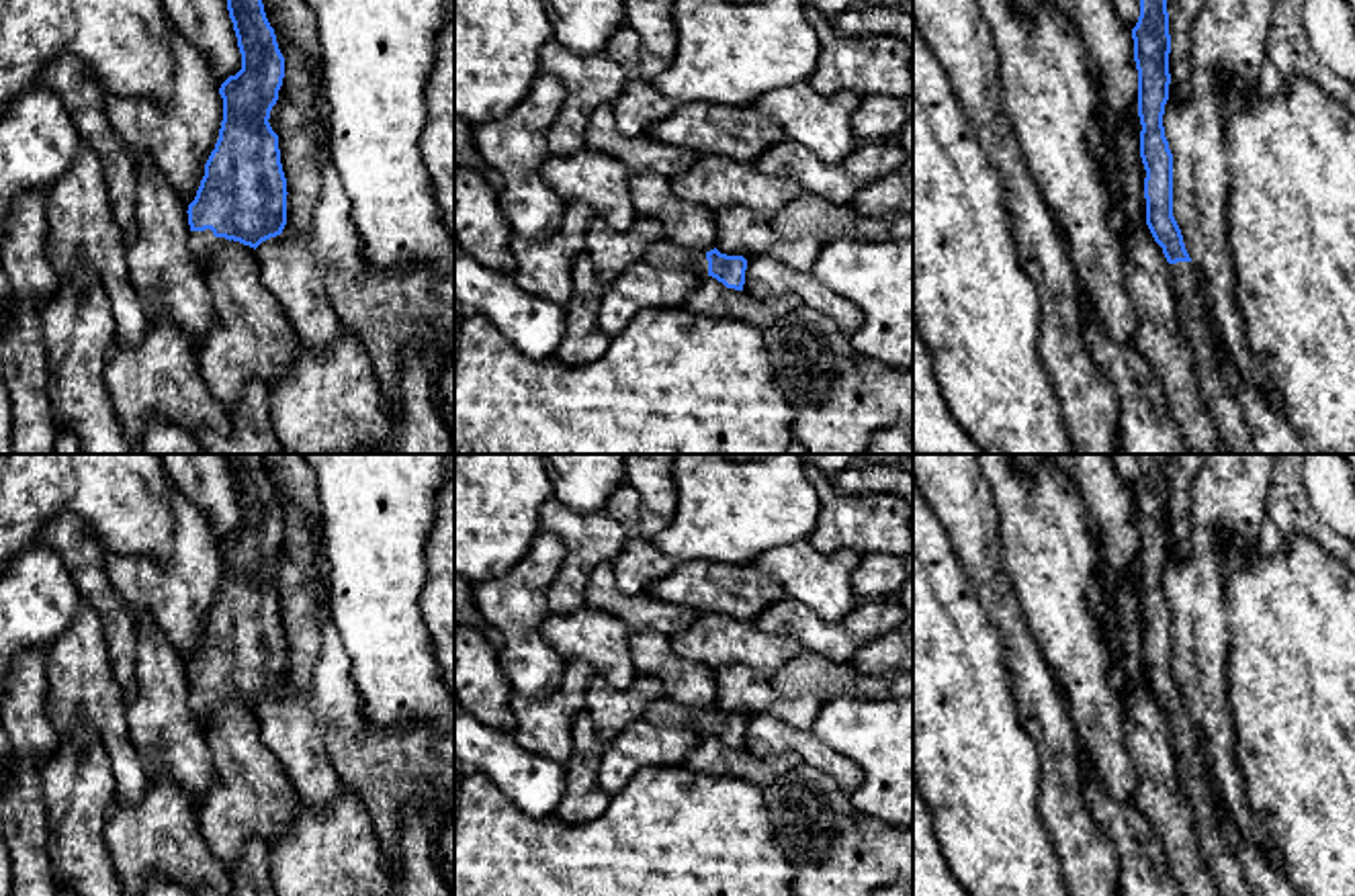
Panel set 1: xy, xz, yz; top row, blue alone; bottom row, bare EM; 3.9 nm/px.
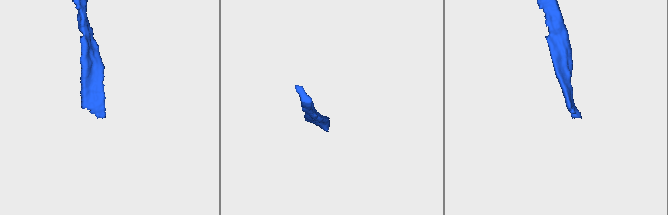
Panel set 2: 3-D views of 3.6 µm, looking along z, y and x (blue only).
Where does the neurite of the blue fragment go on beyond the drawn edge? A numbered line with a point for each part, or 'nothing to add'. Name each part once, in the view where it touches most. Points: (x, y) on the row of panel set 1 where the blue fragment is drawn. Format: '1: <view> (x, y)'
1: xy (203, 244)

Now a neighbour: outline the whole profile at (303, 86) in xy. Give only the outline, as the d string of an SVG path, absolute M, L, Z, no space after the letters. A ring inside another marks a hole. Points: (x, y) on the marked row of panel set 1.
M280 33L276 35L278 49L285 57L282 86L291 102L301 106L307 117L315 117L315 104L323 98L321 74L317 74L307 57Z

